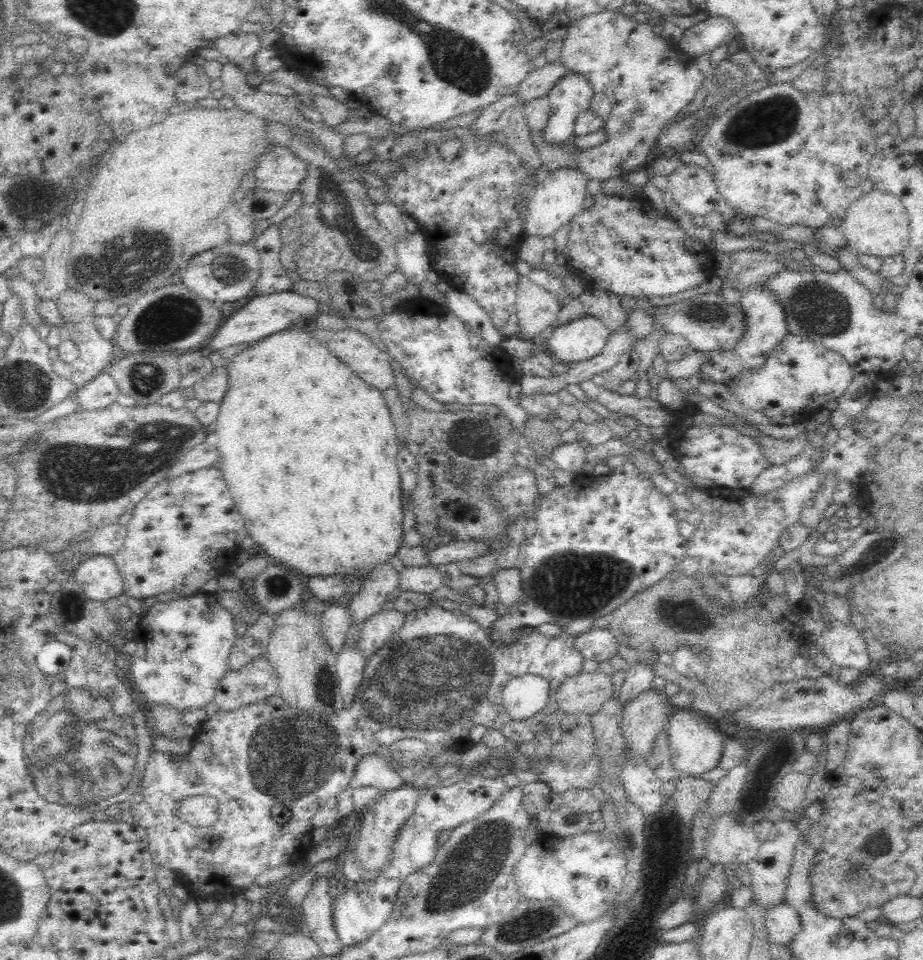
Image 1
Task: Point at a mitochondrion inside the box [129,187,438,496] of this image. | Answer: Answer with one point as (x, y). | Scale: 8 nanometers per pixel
(230, 269)

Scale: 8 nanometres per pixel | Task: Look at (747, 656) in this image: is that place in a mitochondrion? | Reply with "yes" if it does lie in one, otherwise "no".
no

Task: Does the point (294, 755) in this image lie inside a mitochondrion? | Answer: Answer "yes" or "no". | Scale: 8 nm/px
yes

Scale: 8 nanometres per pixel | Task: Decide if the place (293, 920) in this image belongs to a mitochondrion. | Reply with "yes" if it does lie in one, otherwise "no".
no

